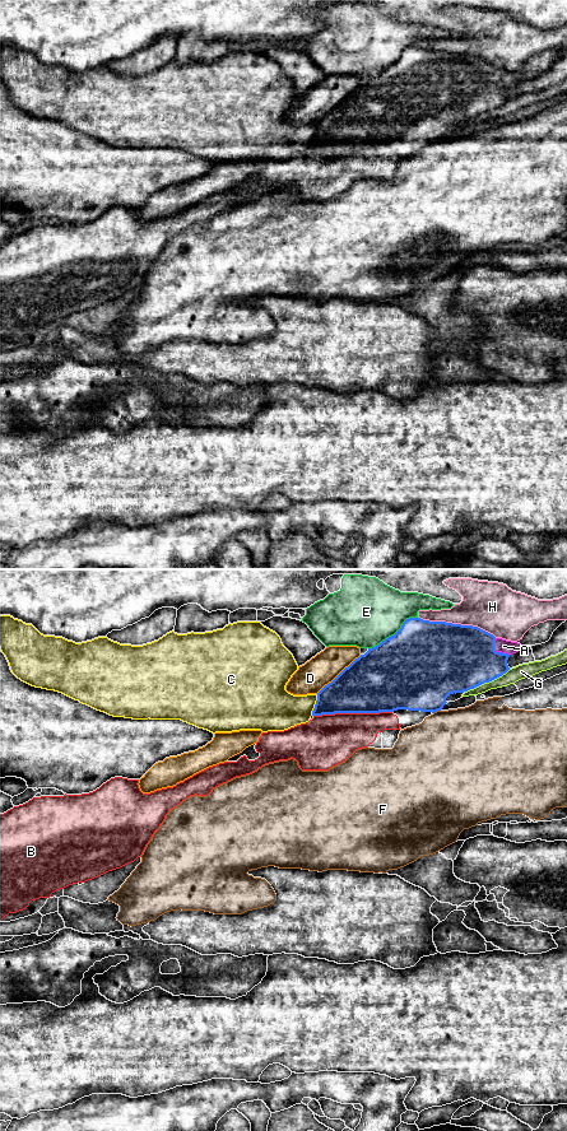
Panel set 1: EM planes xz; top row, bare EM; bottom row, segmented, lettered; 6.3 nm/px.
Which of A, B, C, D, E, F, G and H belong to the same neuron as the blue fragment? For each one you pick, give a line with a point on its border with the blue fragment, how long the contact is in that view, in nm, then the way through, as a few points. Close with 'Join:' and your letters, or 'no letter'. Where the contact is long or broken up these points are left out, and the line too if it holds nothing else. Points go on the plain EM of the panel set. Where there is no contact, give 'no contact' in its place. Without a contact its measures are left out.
A: contact xz (495, 80); length 140 nm
B: contact xz (352, 142); length 500 nm
Join: A, B

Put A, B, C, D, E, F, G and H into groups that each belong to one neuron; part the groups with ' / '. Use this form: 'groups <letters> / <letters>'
groups A B / C / D / E / F / G / H

